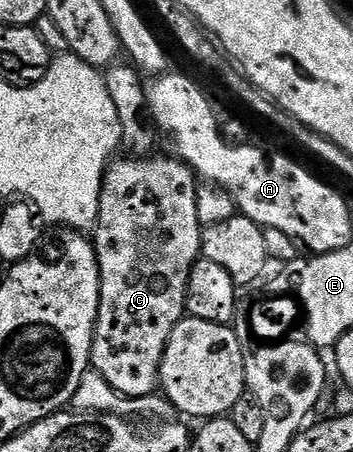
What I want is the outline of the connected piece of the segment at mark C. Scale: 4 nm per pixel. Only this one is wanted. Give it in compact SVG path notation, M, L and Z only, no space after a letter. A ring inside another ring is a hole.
M155 155L152 159L112 158L103 174L99 216L93 228L99 262L99 312L91 346L91 367L117 393L128 399L146 399L159 387L159 366L167 338L185 317L187 278L201 257L203 227L197 217L197 176L182 159Z

